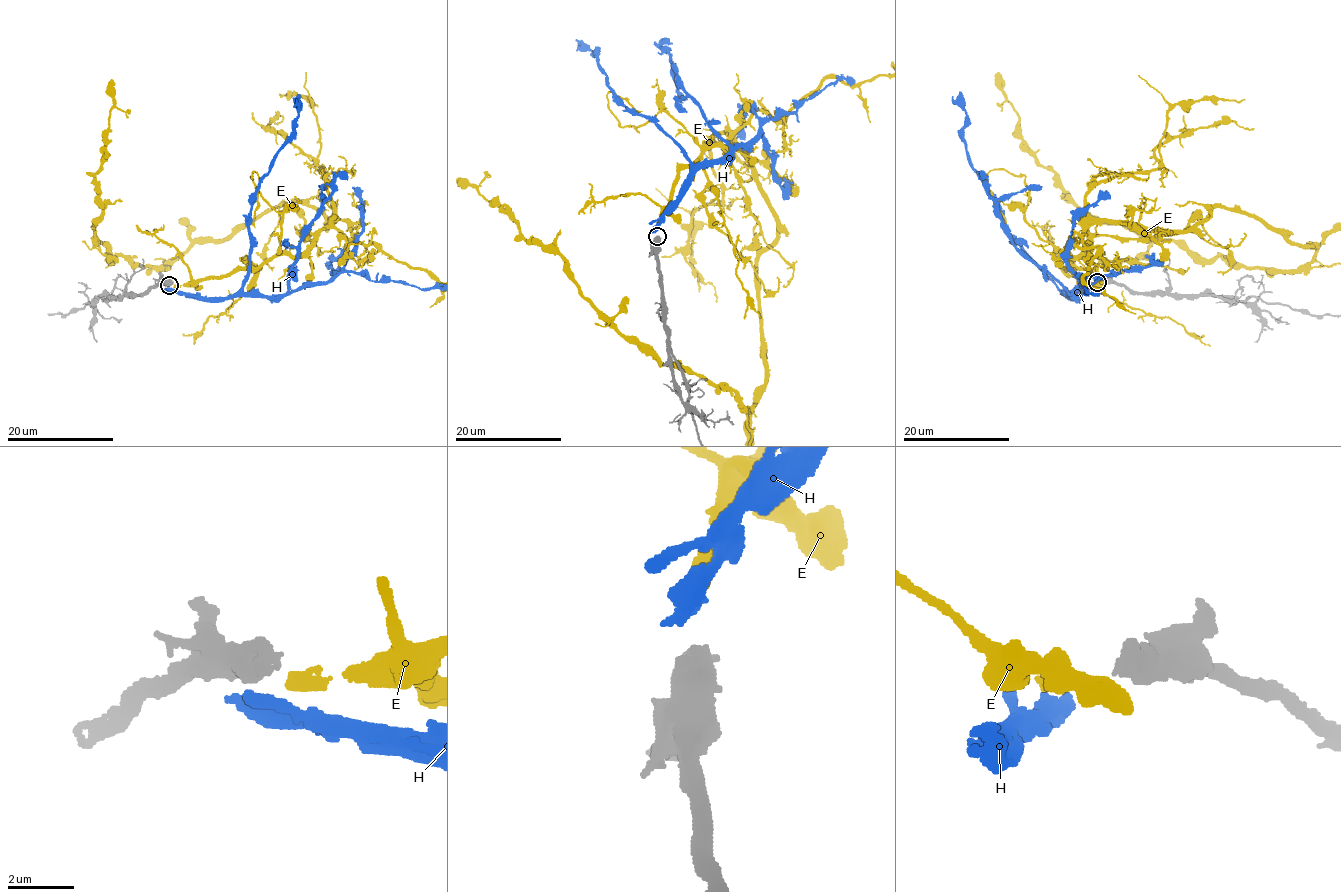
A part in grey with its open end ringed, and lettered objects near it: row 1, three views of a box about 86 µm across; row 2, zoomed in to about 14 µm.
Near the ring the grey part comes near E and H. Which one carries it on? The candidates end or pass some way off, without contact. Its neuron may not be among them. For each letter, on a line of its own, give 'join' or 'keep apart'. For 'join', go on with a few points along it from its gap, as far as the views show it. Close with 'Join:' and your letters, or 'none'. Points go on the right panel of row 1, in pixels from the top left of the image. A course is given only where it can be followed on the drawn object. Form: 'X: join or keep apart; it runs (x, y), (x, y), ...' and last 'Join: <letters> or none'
E: join
H: keep apart
Join: E

